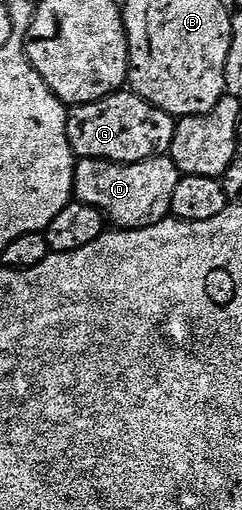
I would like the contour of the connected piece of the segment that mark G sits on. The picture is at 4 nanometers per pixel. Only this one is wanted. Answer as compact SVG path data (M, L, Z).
M120 90L112 96L101 98L97 102L74 105L67 113L67 137L69 146L79 160L97 158L118 164L145 162L154 156L166 156L170 153L173 134L175 133L176 117L157 106L145 103L136 92Z

